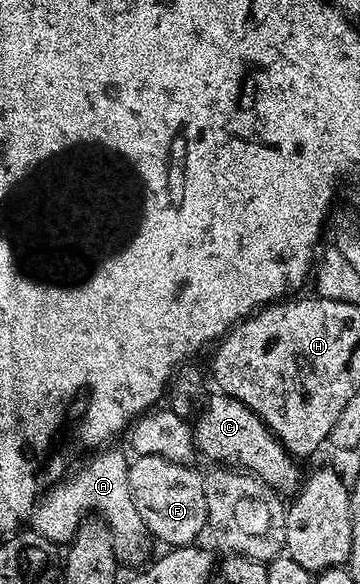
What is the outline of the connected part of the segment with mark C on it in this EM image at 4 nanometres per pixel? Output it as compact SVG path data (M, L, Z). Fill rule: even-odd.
M213 393L208 396L207 402L196 416L195 422L192 424L193 442L196 450L201 451L212 462L217 465L228 465L233 469L248 471L251 475L257 475L267 484L272 491L278 493L293 493L300 488L303 482L303 471L297 468L298 460L290 455L283 444L271 433L271 429L263 422L260 417L251 409L247 409L247 405L243 405L243 401L232 399L229 395Z

